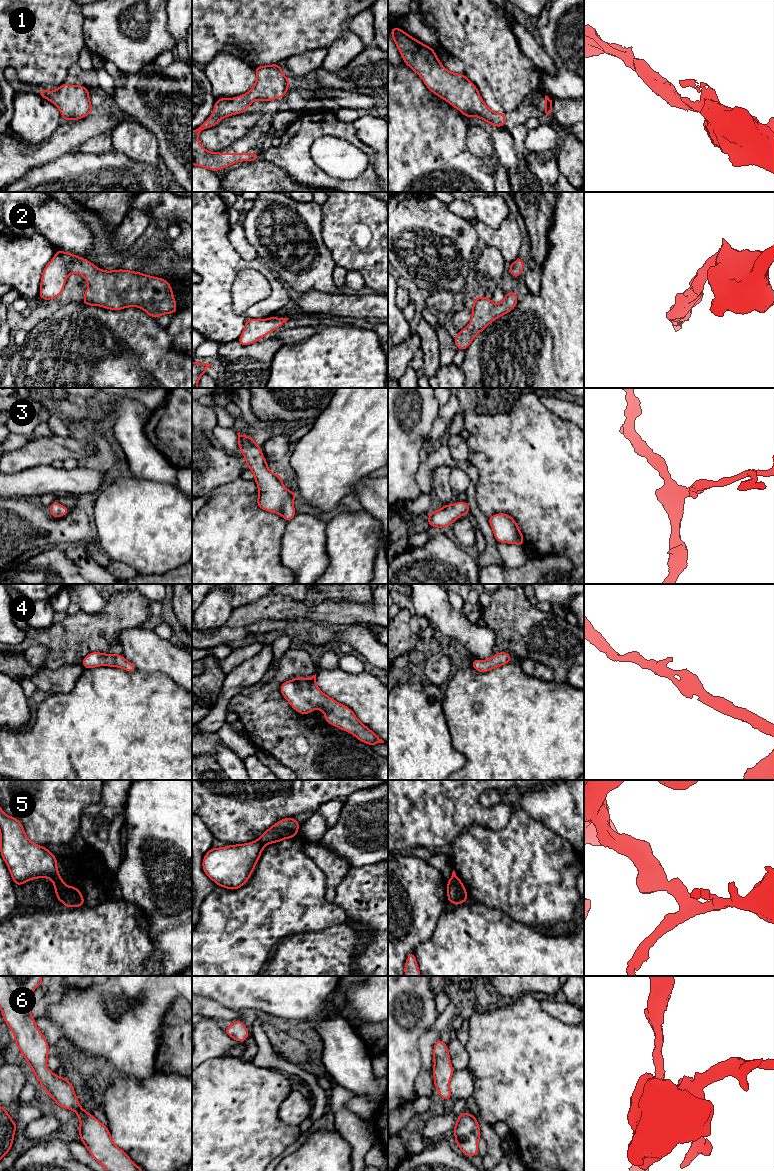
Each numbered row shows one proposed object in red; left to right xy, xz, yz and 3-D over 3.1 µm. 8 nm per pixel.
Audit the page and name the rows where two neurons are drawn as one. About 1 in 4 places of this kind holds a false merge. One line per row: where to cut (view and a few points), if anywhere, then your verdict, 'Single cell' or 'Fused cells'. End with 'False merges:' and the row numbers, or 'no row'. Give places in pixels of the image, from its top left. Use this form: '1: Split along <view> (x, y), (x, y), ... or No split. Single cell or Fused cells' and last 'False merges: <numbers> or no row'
1: No split. Single cell
2: No split. Single cell
3: No split. Single cell
4: No split. Single cell
5: Split along xy (68, 887), (61, 901). Fused cells
6: No split. Single cell
False merges: 5

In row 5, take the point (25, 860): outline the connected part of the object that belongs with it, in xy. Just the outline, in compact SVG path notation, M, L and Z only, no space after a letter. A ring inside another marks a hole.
M0 807L0 854L15 885L29 880L51 879L58 901L63 901L68 886L60 877L57 858L45 847L31 842L25 835L21 822L6 815Z

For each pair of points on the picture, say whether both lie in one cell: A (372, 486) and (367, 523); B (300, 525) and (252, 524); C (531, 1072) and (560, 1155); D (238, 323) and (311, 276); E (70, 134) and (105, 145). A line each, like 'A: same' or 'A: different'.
A: different
B: different
C: same
D: different
E: different

